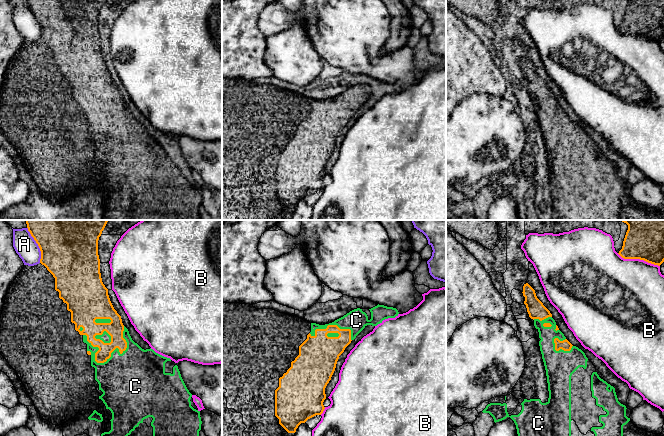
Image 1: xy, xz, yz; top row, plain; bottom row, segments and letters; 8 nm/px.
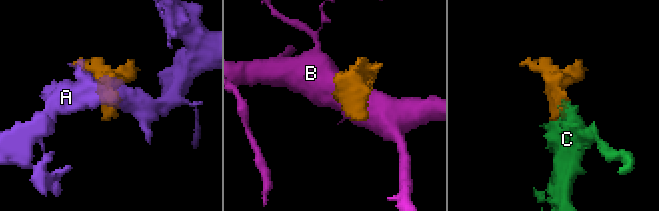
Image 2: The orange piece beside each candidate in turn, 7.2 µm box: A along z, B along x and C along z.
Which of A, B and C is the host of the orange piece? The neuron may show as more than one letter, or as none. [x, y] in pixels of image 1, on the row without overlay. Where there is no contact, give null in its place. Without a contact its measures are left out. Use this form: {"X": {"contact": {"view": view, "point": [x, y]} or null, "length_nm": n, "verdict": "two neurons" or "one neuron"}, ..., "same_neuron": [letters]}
{"A": {"contact": {"view": "xy", "point": [38, 21]}, "length_nm": 300, "verdict": "two neurons"}, "B": {"contact": {"view": "yz", "point": [638, 34]}, "length_nm": 360, "verdict": "two neurons"}, "C": {"contact": {"view": "xy", "point": [98, 138]}, "length_nm": 380, "verdict": "one neuron"}, "same_neuron": ["C"]}

